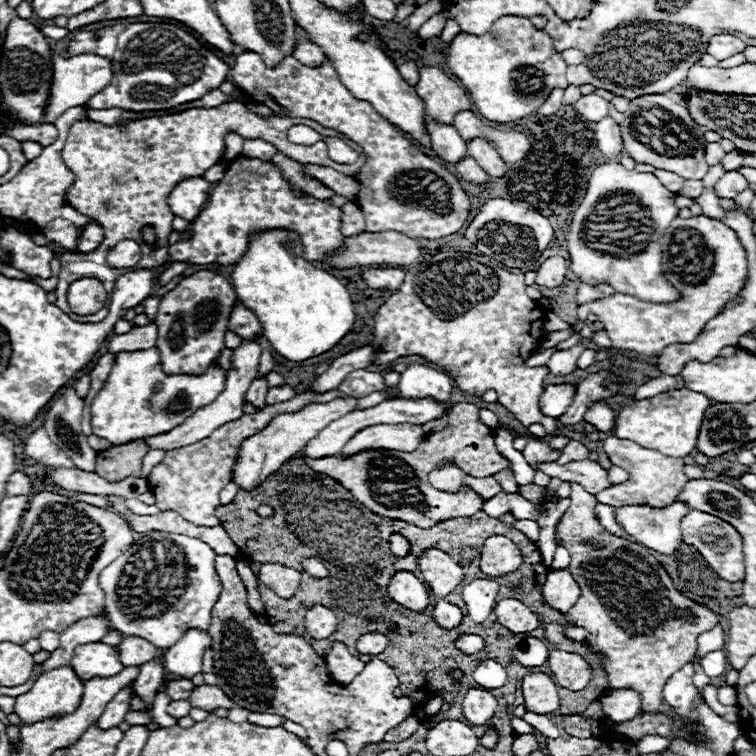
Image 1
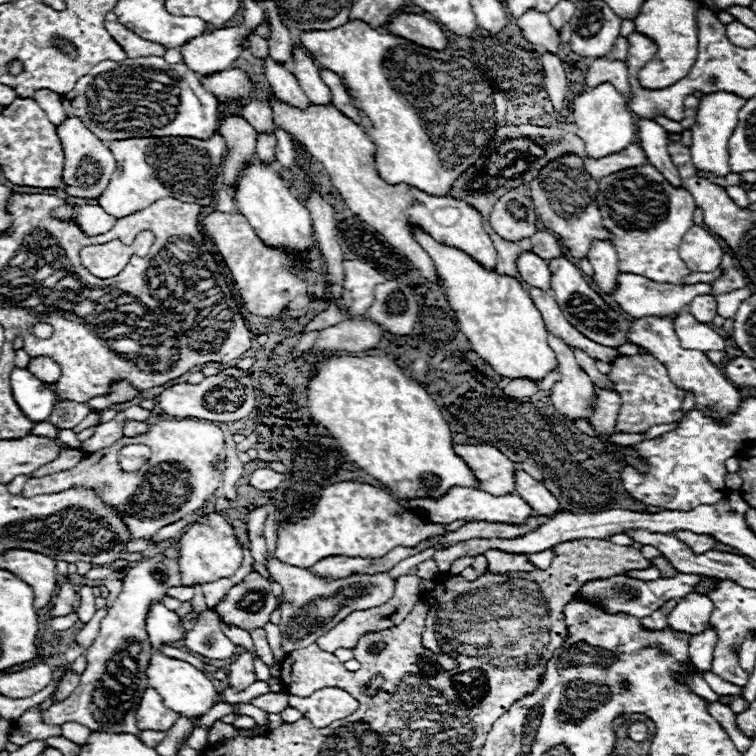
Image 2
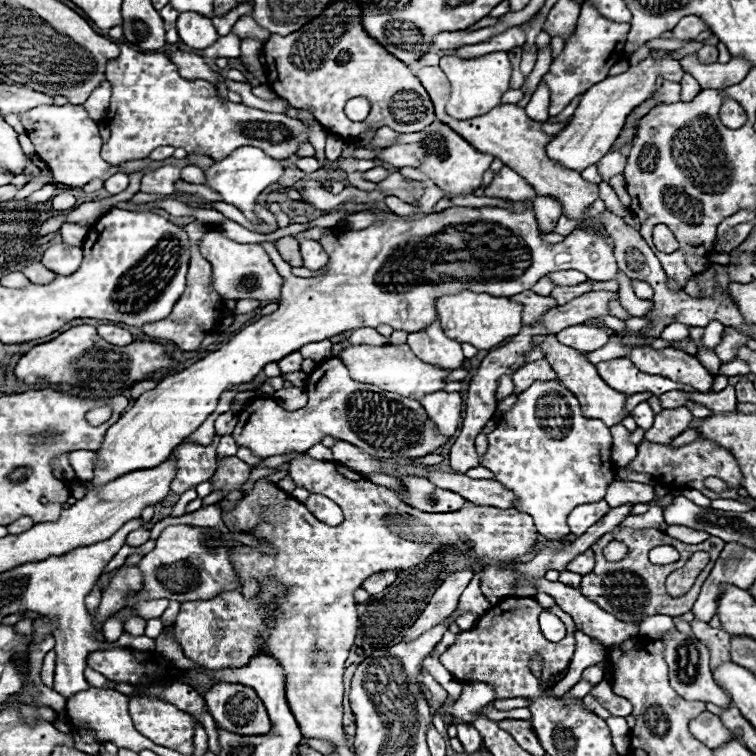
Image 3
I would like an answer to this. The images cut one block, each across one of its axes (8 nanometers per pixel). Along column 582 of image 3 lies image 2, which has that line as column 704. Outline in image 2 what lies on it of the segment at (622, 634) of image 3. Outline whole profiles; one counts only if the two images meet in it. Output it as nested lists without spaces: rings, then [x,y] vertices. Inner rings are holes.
[[[690,592],[682,600],[678,600],[676,608],[670,612],[668,626],[676,632],[686,632],[690,636],[702,634],[708,628],[712,608],[714,606],[708,596]]]

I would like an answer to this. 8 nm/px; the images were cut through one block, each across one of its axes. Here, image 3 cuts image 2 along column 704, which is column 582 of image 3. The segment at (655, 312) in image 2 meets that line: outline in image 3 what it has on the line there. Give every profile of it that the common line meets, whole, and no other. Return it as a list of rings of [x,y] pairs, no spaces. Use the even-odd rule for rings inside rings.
[[[584,282],[584,284],[578,284],[578,286],[556,286],[550,296],[554,296],[554,300],[558,300],[558,304],[562,306],[562,304],[566,304],[566,302],[590,292],[590,290],[592,290],[590,282]]]

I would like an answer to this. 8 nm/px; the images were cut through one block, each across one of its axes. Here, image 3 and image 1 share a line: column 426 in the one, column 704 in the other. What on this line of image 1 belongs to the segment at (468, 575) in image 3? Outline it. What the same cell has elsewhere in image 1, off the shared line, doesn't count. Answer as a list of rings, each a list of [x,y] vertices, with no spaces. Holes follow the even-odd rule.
[[[572,484],[570,500],[572,500],[572,504],[566,510],[566,514],[560,518],[558,532],[556,532],[556,542],[562,542],[570,552],[570,558],[572,558],[570,570],[558,574],[558,578],[552,578],[552,582],[544,582],[544,586],[542,586],[544,602],[560,614],[568,612],[566,617],[572,625],[588,628],[596,634],[588,642],[592,646],[596,646],[604,658],[608,658],[606,660],[608,688],[634,688],[642,694],[642,710],[660,712],[662,686],[678,668],[682,668],[684,664],[690,662],[690,658],[696,652],[696,638],[702,632],[714,628],[714,624],[718,622],[718,614],[714,610],[710,610],[708,606],[702,606],[702,604],[682,596],[676,590],[676,586],[672,584],[672,578],[668,576],[664,566],[652,556],[650,548],[640,546],[628,538],[608,534],[596,520],[596,514],[594,514],[596,496],[594,494],[588,494],[582,486]]]

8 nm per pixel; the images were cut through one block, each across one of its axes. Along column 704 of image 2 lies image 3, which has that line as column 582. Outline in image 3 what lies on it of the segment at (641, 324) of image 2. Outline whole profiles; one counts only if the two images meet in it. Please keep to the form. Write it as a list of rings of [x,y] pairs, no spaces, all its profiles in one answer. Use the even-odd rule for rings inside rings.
[[[550,334],[546,336],[546,340],[538,346],[540,350],[546,352],[546,360],[550,362],[550,366],[554,368],[554,372],[558,374],[558,380],[570,390],[574,392],[574,396],[578,396],[580,404],[582,404],[582,414],[590,420],[602,420],[608,428],[622,422],[626,416],[630,416],[630,412],[624,410],[624,404],[626,404],[626,396],[616,392],[614,388],[610,388],[596,372],[596,366],[590,364],[586,360],[586,356],[574,348],[568,348],[568,346],[562,346],[556,342],[556,336]]]

